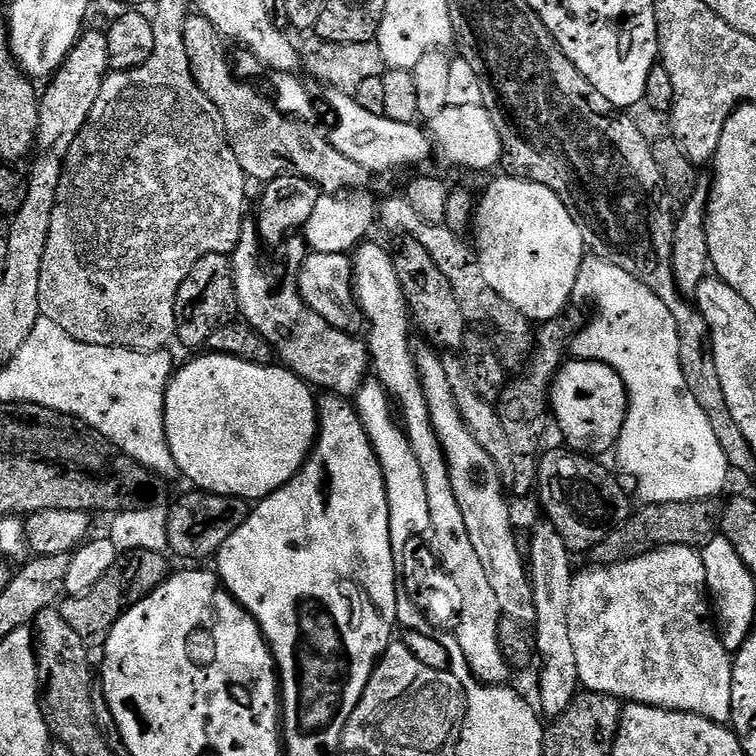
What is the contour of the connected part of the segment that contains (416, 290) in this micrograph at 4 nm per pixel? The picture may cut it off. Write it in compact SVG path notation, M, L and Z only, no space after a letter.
M404 236L396 244L396 249L391 249L392 265L398 274L398 282L404 291L408 303L408 311L415 325L424 331L424 336L433 349L448 348L444 350L463 349L466 333L470 325L468 319L462 314L458 306L458 298L454 298L454 290L446 276L434 266L434 258L413 236Z

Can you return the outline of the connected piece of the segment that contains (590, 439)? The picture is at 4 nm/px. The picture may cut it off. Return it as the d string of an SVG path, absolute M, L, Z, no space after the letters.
M572 358L552 383L550 412L555 427L557 424L561 434L568 439L567 447L571 451L600 458L603 452L611 453L615 449L622 434L628 413L628 391L622 378L609 364Z

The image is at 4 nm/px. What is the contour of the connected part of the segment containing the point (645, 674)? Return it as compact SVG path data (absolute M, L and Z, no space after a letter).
M675 544L674 546L670 546L669 548L658 548L654 552L648 552L644 556L639 556L638 558L634 558L633 560L627 560L626 562L622 562L621 564L609 564L607 566L592 566L589 567L589 572L580 572L577 571L574 576L574 584L577 589L580 588L584 592L596 592L596 597L592 600L592 609L588 612L588 624L592 627L592 633L588 636L588 644L592 647L592 660L585 659L583 664L581 665L580 670L580 681L583 684L583 687L590 692L601 692L602 694L610 694L611 696L617 696L622 702L631 702L633 704L649 704L650 706L654 706L655 708L669 708L672 712L693 712L694 714L698 714L702 718L706 718L707 720L712 720L715 724L722 724L725 726L731 725L732 722L732 666L734 663L733 653L730 651L728 653L728 648L726 645L720 641L720 636L716 633L717 625L714 623L712 625L712 620L708 617L708 608L710 612L710 593L708 590L708 571L706 570L706 566L704 565L704 557L701 555L699 551L695 548L688 548L687 546L678 546Z

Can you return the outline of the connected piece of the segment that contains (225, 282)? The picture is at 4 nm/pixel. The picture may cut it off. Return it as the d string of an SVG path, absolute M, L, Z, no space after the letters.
M206 254L198 258L178 290L175 339L188 348L196 348L192 350L203 349L214 330L222 330L222 326L233 323L237 316L231 259L222 254Z

